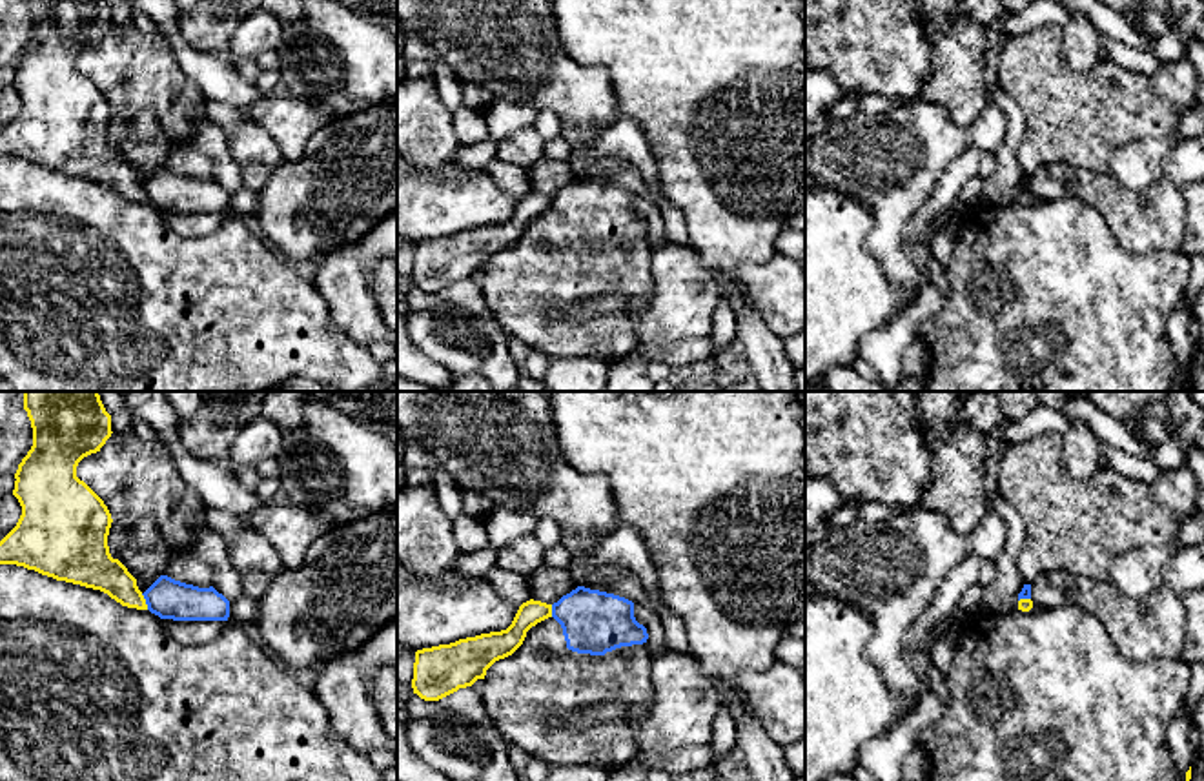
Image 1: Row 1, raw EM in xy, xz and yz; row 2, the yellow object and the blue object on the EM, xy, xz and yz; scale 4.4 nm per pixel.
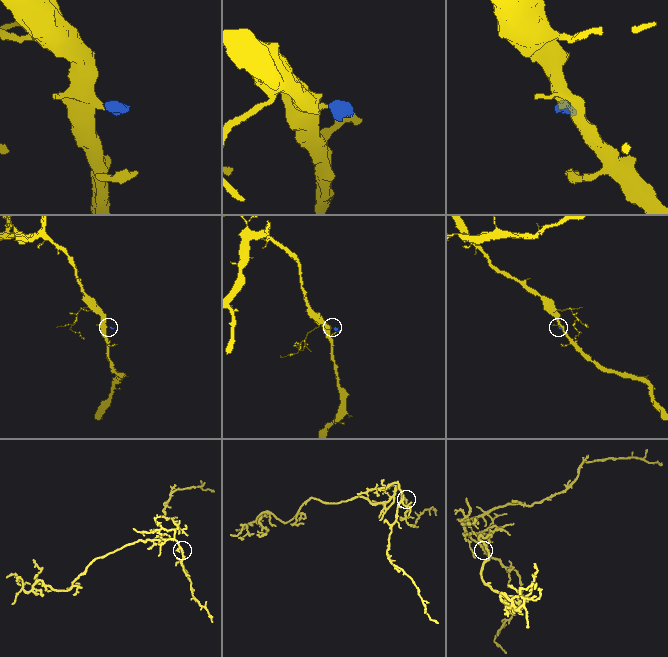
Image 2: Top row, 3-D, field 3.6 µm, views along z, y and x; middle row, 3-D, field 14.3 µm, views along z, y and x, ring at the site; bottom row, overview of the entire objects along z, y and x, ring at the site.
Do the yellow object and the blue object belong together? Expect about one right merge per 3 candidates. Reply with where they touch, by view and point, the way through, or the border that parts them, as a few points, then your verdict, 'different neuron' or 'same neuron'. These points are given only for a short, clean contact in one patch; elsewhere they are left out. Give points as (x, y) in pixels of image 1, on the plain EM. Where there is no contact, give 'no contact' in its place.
meets yellow in xy at (144, 193); border along xy (141, 186), (148, 201); different neuron

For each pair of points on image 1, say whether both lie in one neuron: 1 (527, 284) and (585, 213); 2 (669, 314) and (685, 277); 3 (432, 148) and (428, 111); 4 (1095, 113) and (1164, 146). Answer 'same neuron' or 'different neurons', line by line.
1: same neuron
2: same neuron
3: same neuron
4: different neurons

